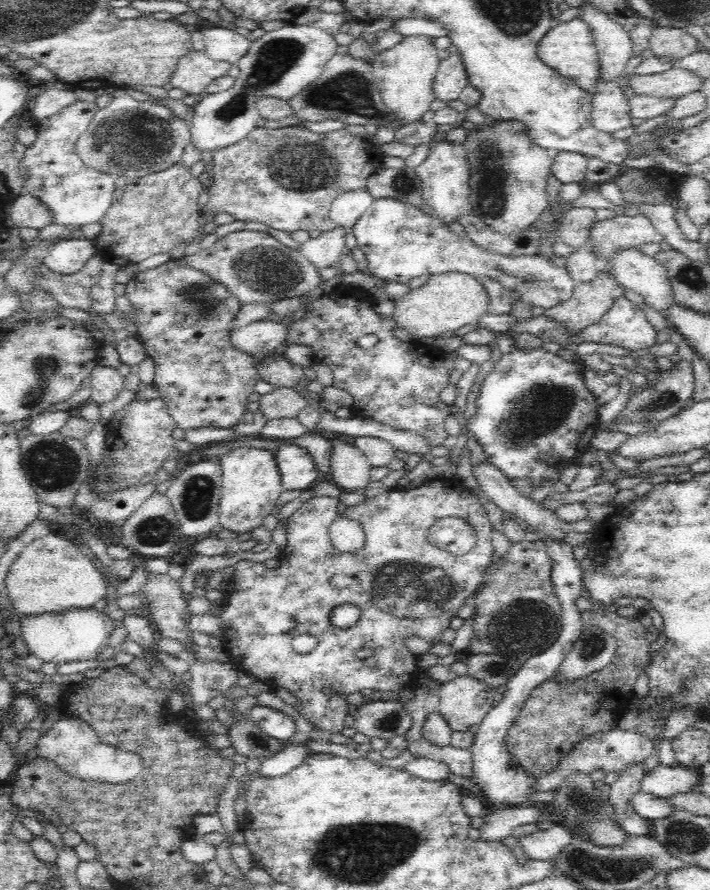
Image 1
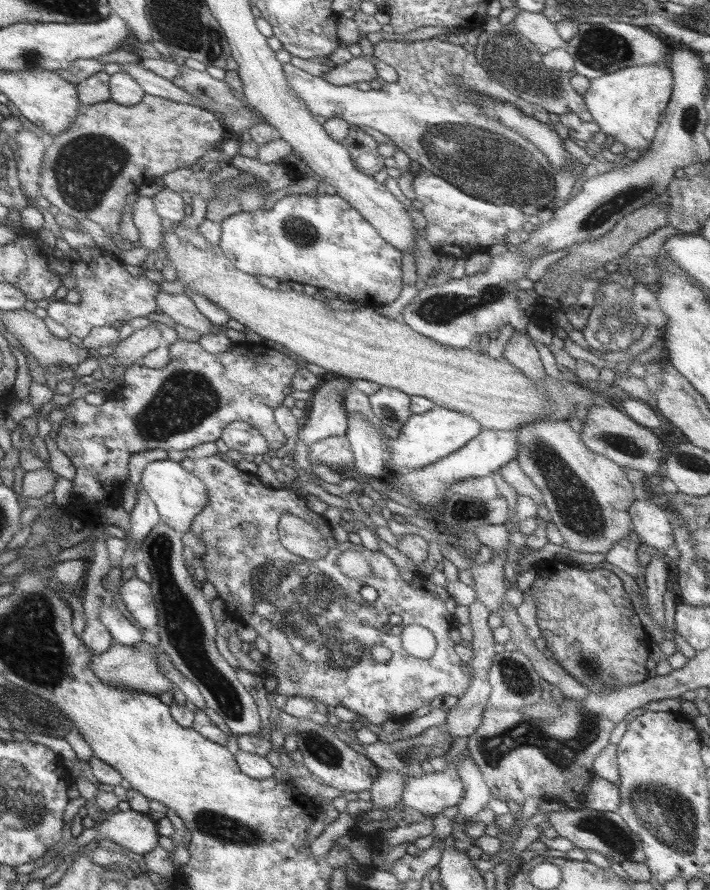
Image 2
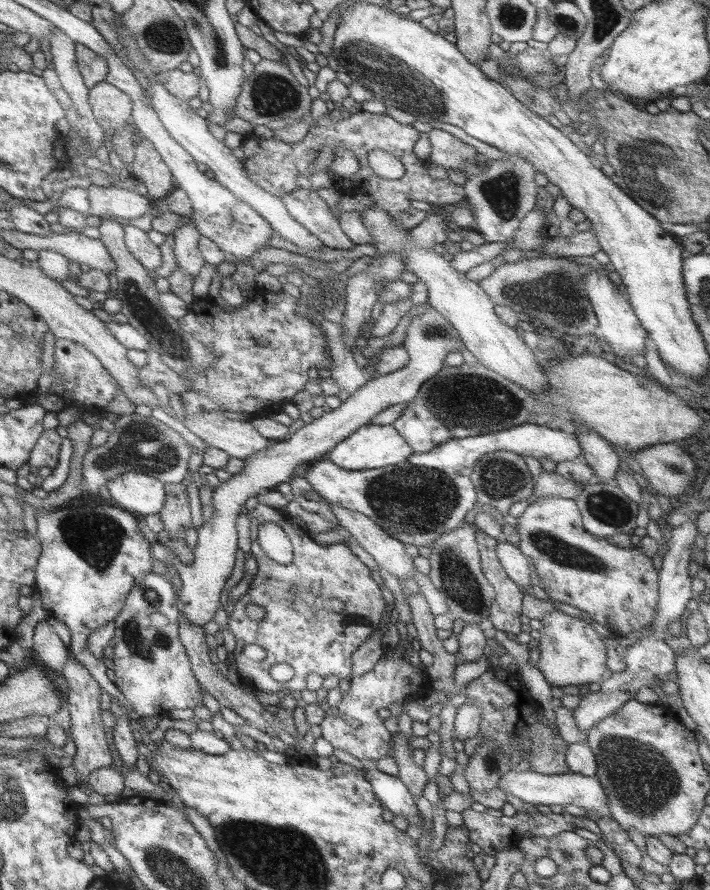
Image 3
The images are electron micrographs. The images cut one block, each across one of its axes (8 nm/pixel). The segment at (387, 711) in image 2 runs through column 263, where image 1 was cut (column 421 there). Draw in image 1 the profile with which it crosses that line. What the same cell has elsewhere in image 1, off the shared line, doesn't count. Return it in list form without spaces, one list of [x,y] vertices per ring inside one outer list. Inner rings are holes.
[[[432,480],[420,488],[412,490],[388,490],[374,498],[366,498],[364,504],[346,508],[346,516],[360,522],[366,532],[366,550],[358,556],[342,556],[334,552],[330,544],[330,526],[338,518],[340,498],[316,496],[310,502],[288,518],[286,538],[288,546],[282,552],[280,570],[268,570],[264,564],[240,562],[236,564],[234,584],[242,592],[234,594],[220,616],[224,628],[222,646],[230,652],[232,666],[254,674],[256,680],[272,682],[278,688],[290,692],[296,698],[294,712],[314,724],[314,730],[324,730],[328,734],[342,734],[346,728],[346,718],[352,710],[346,696],[362,694],[362,690],[384,692],[400,696],[400,692],[410,690],[418,676],[420,668],[416,666],[420,656],[412,654],[406,646],[410,638],[422,638],[430,648],[442,644],[442,638],[452,630],[452,620],[458,618],[460,608],[470,604],[474,596],[484,586],[486,572],[494,562],[494,542],[492,542],[492,524],[484,512],[484,506],[474,498],[468,488],[454,480]],[[444,518],[464,518],[478,532],[478,546],[470,554],[448,554],[432,544],[428,530]],[[338,606],[354,606],[360,616],[354,626],[338,628],[332,624],[332,614]],[[298,636],[314,636],[318,646],[308,654],[298,654],[292,646]]]

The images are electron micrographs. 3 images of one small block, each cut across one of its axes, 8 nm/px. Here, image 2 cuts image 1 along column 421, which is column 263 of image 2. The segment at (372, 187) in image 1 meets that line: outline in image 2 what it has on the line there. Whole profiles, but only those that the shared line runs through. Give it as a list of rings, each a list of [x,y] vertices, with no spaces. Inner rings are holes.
[[[239,172],[239,176],[217,182],[211,198],[205,198],[203,220],[221,224],[227,216],[235,212],[261,210],[267,200],[263,188],[265,182],[251,172]]]

